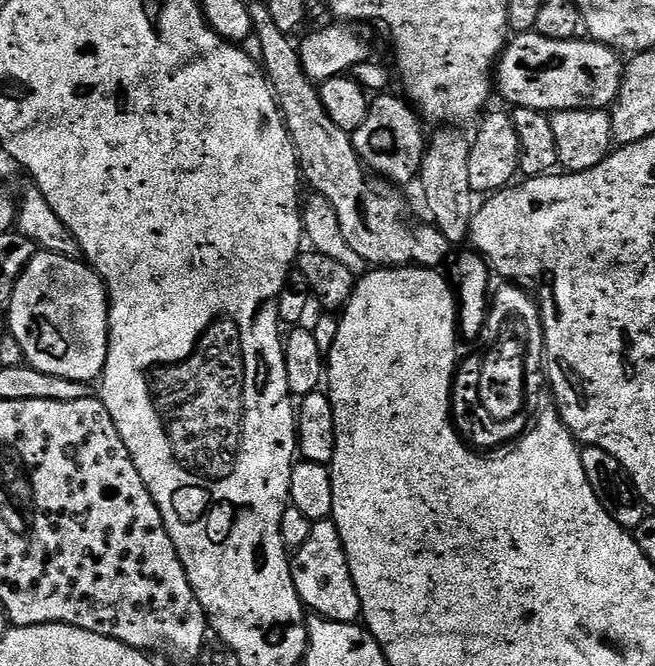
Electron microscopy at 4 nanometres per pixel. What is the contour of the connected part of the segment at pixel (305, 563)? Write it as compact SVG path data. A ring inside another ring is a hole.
M318 520L313 523L310 538L291 557L294 586L309 613L323 616L339 624L356 624L361 619L360 599L350 574L346 550L333 520Z

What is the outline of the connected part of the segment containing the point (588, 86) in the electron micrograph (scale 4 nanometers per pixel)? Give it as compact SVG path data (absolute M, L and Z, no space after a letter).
M535 30L521 32L524 32L521 36L507 41L494 69L495 87L510 105L533 108L545 114L587 108L608 110L615 105L626 67L616 49L607 48L591 38L555 40Z

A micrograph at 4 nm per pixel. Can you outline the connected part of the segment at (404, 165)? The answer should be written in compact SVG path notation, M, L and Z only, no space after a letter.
M376 94L371 97L368 113L355 132L352 145L369 173L383 178L393 186L405 186L417 179L426 149L426 136L420 129L421 117L417 109L403 95Z

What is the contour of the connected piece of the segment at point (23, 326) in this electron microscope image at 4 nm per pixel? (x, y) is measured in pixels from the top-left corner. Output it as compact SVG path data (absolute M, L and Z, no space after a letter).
M37 251L36 256L16 280L12 299L6 305L8 311L7 331L18 338L27 366L42 374L74 382L96 382L104 375L108 353L108 289L104 281L92 271L83 259L74 260L58 253Z

